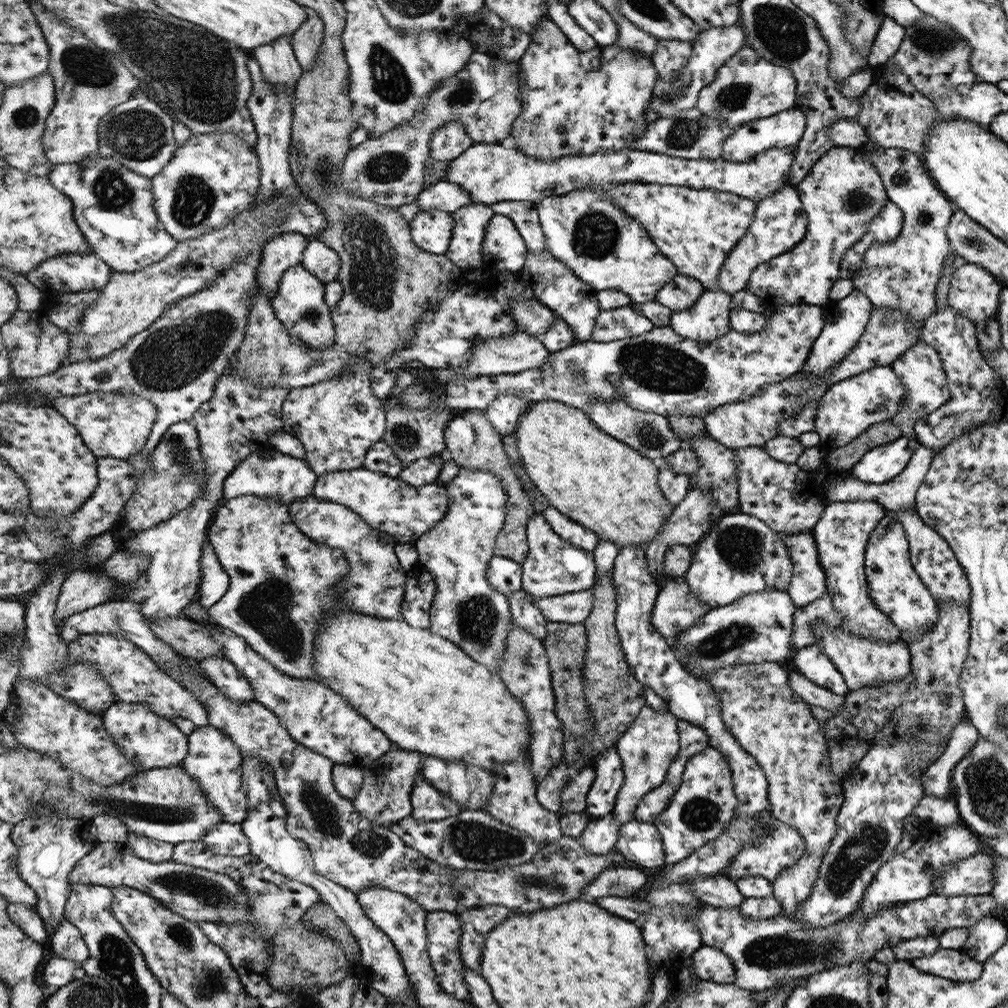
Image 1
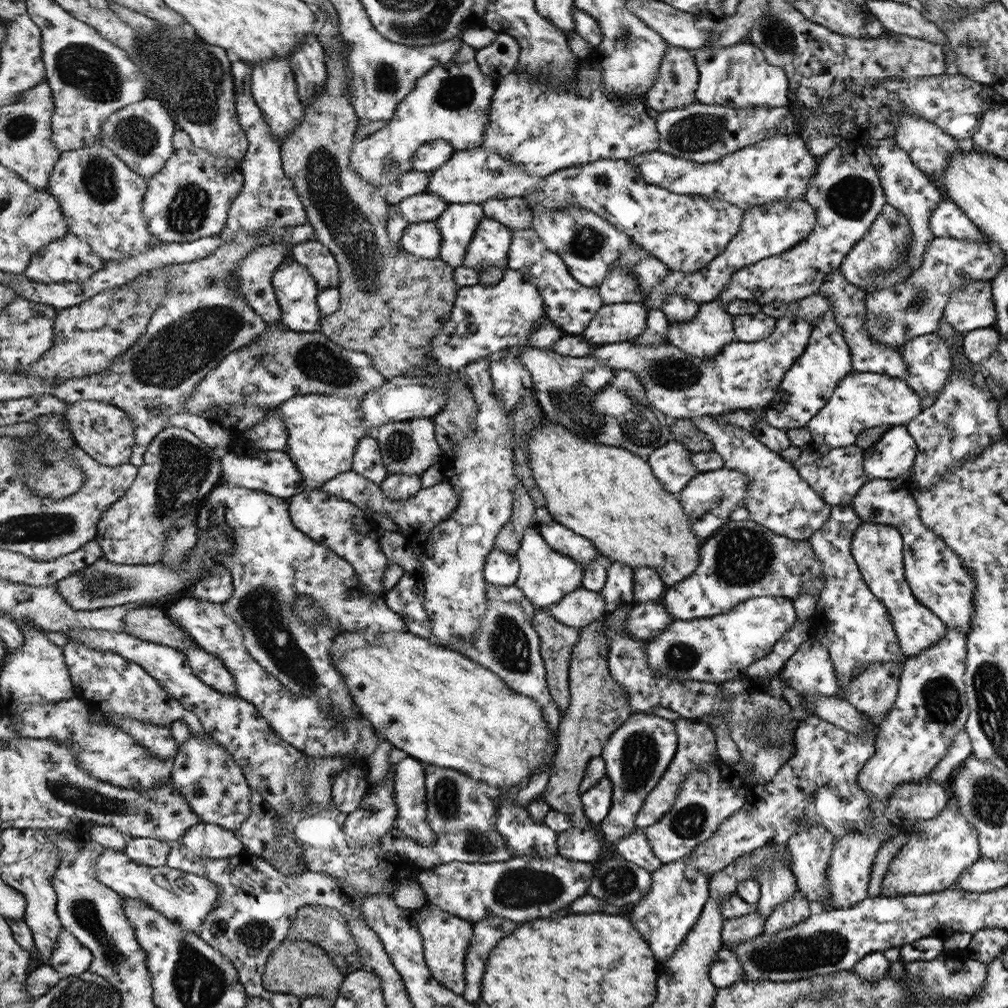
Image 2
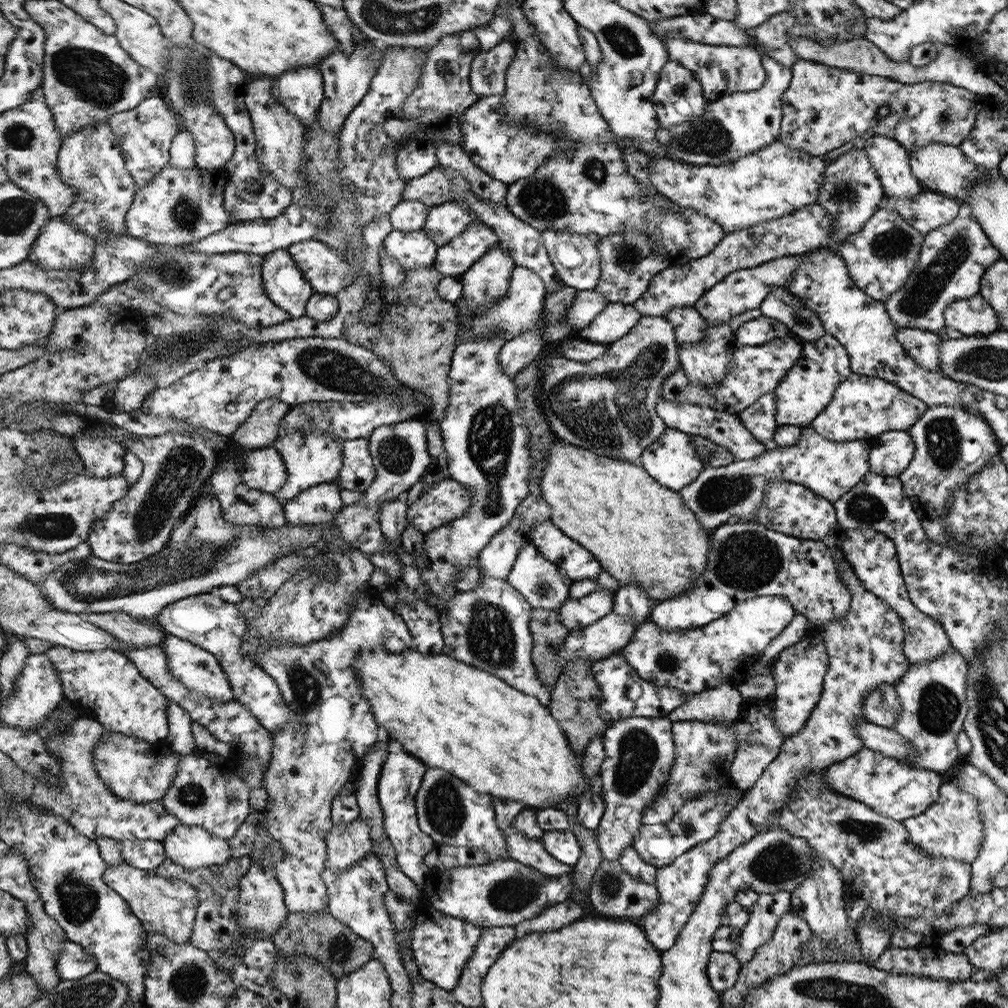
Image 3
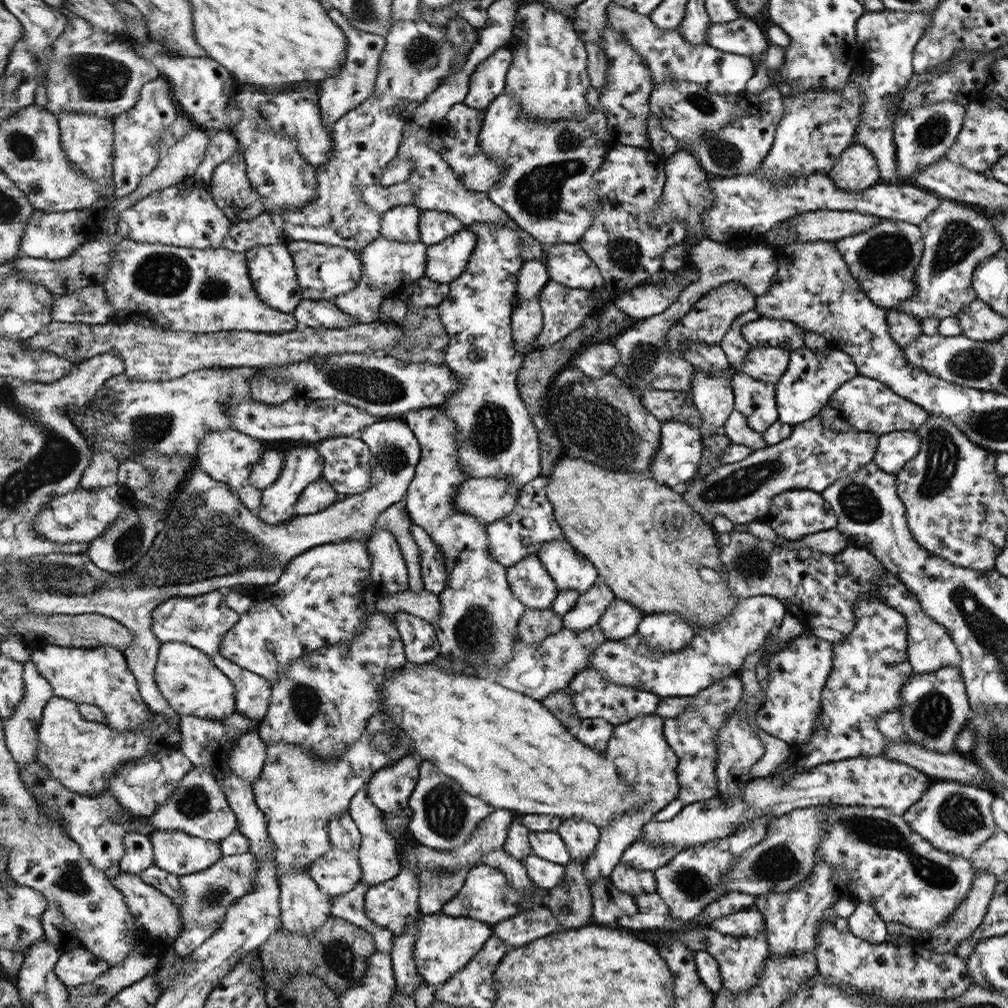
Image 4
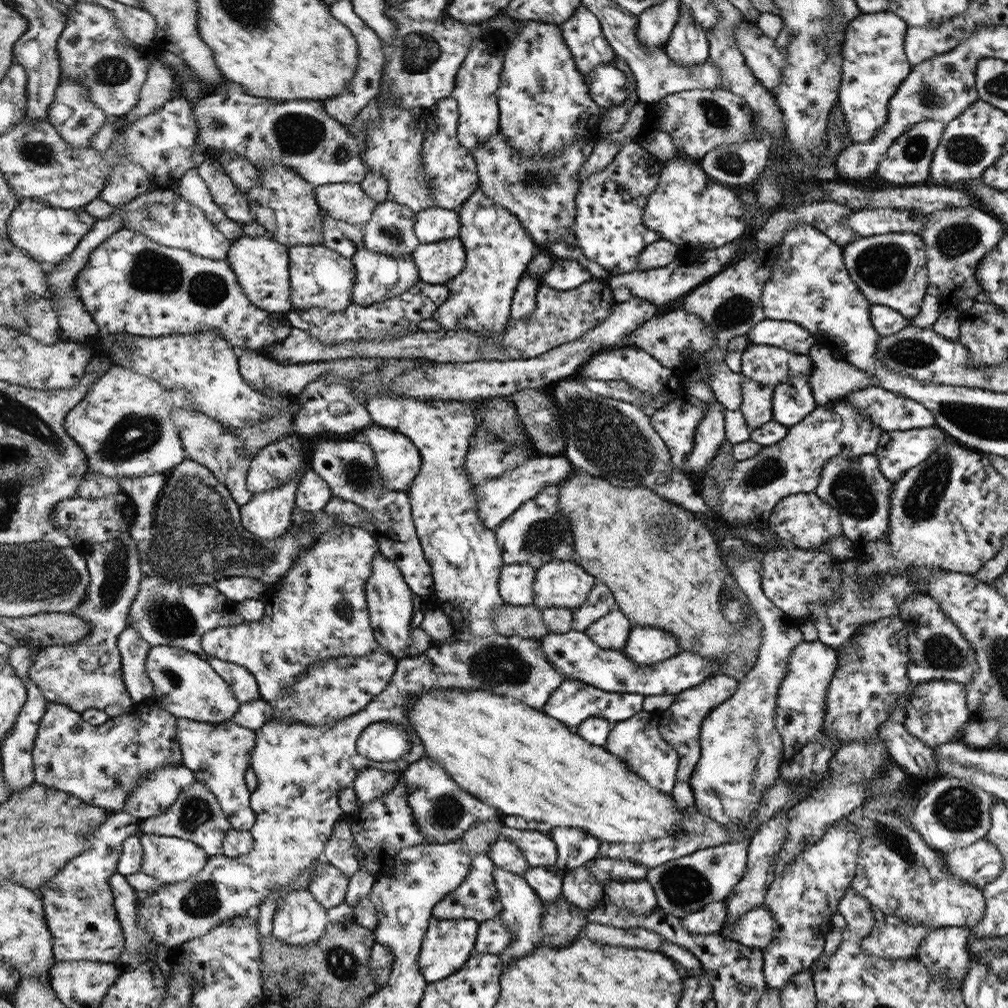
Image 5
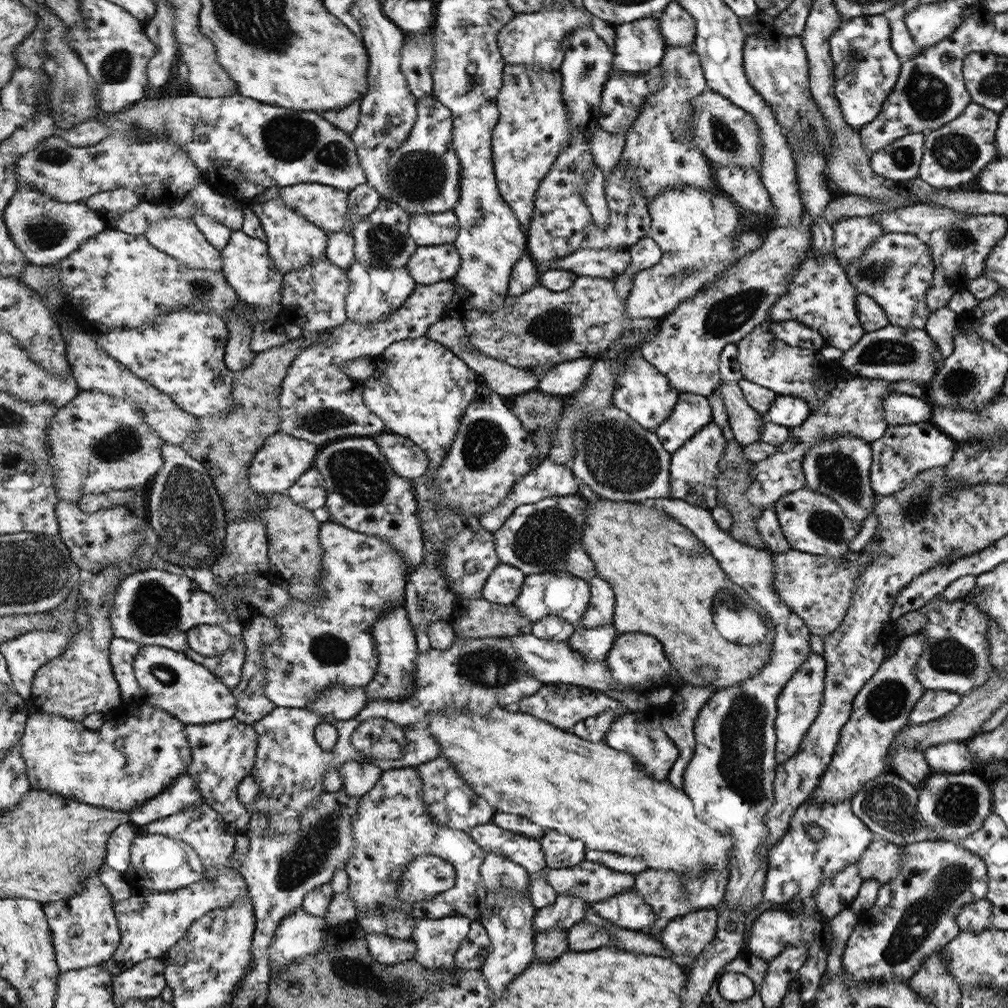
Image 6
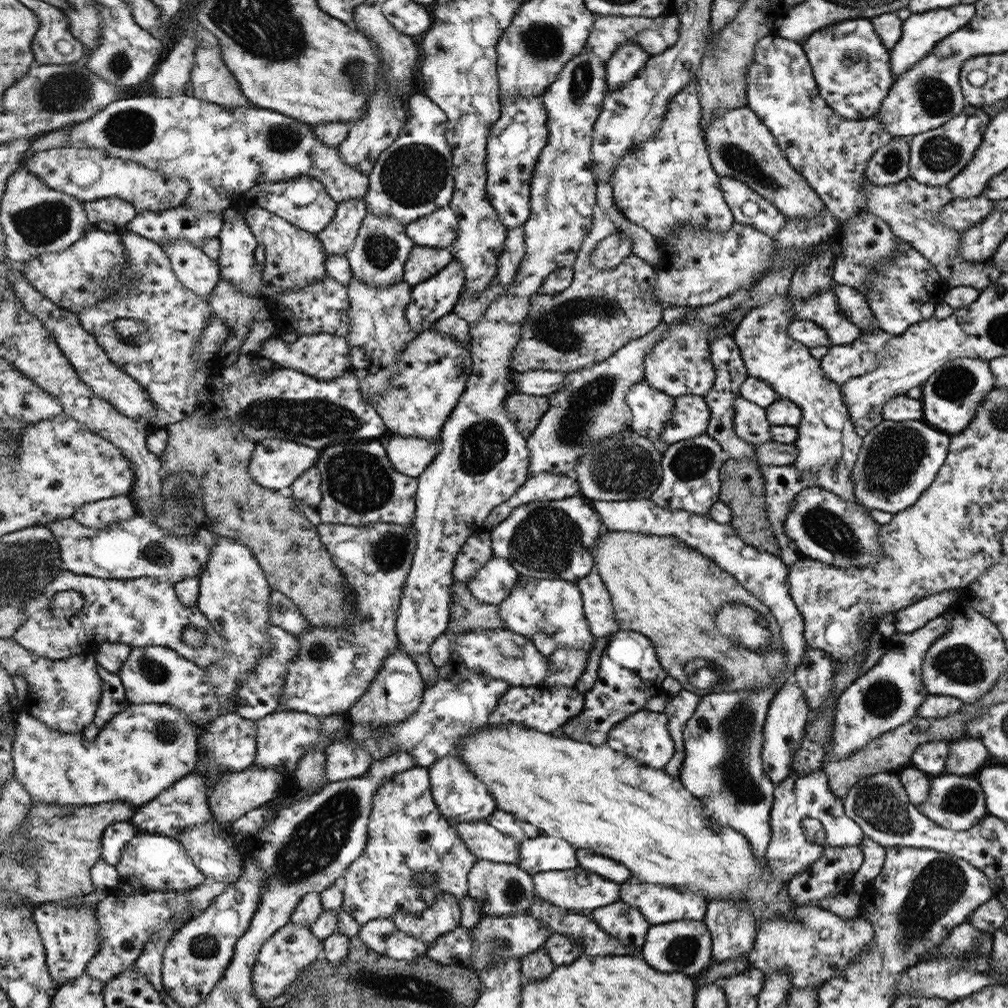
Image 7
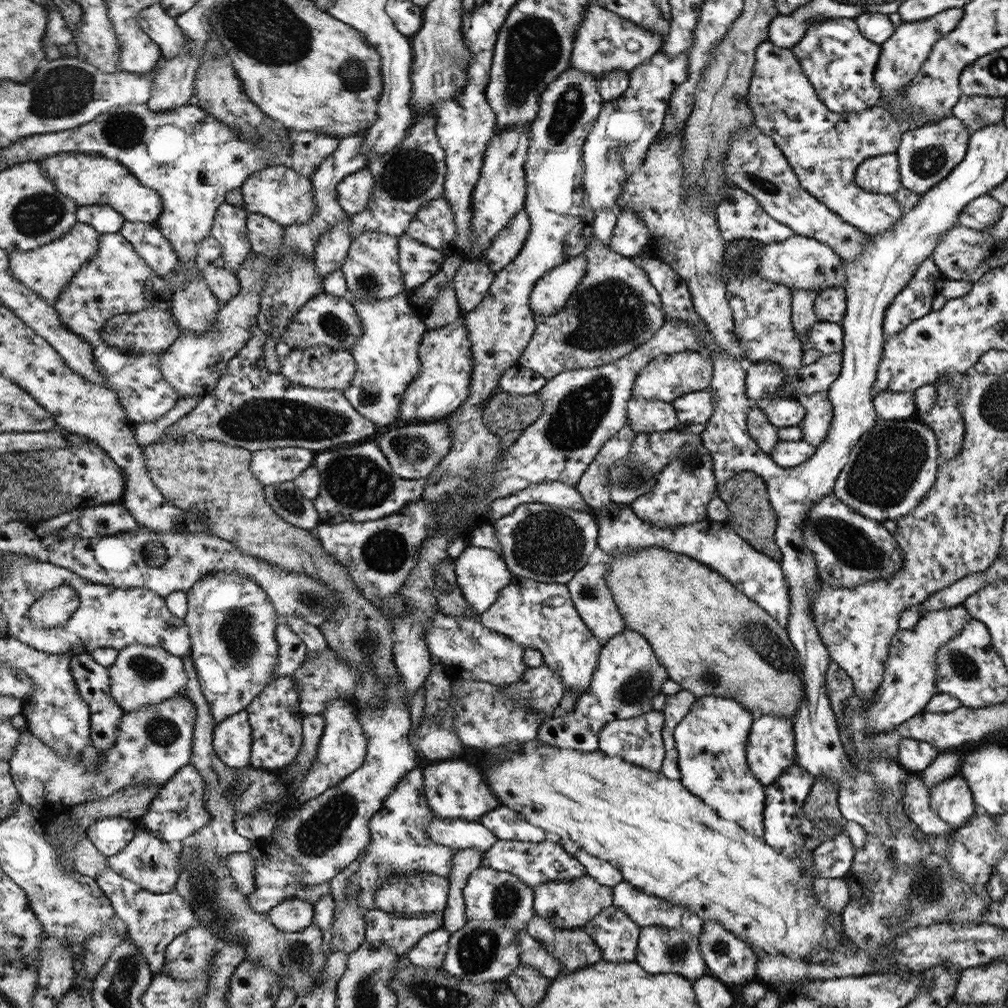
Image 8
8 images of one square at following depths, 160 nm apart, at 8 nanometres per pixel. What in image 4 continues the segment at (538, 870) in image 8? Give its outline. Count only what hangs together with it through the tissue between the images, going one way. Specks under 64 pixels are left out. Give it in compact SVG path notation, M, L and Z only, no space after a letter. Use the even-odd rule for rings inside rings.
M576 817L562 820L556 831L569 847L570 862L586 861L595 852L601 836L601 829L593 822Z

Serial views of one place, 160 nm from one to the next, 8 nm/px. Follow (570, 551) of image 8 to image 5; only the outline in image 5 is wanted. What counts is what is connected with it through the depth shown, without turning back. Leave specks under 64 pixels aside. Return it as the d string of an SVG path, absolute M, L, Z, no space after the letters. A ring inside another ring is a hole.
M559 485L543 488L494 530L498 546L504 552L505 564L527 564L538 568L555 558L581 561L575 549L573 524L559 506L559 493Z

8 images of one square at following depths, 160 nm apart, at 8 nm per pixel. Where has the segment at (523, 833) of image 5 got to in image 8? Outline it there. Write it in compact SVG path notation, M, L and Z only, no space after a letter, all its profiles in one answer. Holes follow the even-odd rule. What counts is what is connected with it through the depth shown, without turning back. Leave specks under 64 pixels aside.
M434 817L425 833L431 840L450 848L478 849L484 854L497 840L489 827L477 821Z

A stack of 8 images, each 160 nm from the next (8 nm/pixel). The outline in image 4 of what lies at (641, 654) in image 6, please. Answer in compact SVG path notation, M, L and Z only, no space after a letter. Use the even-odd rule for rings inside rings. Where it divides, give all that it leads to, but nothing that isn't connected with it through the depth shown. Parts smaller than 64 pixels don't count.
M670 613L646 615L638 626L637 635L654 651L676 652L684 649L696 633L696 627Z

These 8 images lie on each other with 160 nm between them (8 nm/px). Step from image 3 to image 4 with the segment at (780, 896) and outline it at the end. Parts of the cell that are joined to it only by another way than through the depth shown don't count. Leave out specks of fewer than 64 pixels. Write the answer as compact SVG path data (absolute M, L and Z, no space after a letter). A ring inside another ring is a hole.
M710 927L701 929L705 936L705 950L719 961L721 979L724 989L730 992L742 992L757 984L763 973L764 965L769 959L767 930L763 928L754 938L751 936L730 936L722 934Z

